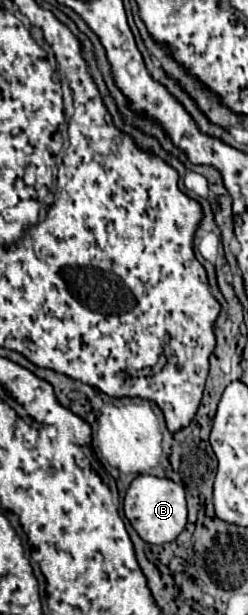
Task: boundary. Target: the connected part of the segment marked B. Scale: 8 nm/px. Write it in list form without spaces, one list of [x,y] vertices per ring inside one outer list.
[[[152,475],[136,477],[130,483],[126,497],[124,497],[124,515],[146,543],[154,543],[154,545],[170,543],[182,533],[182,529],[186,525],[184,489],[182,489],[182,485],[178,485],[170,479],[160,479],[160,477],[152,477]]]

